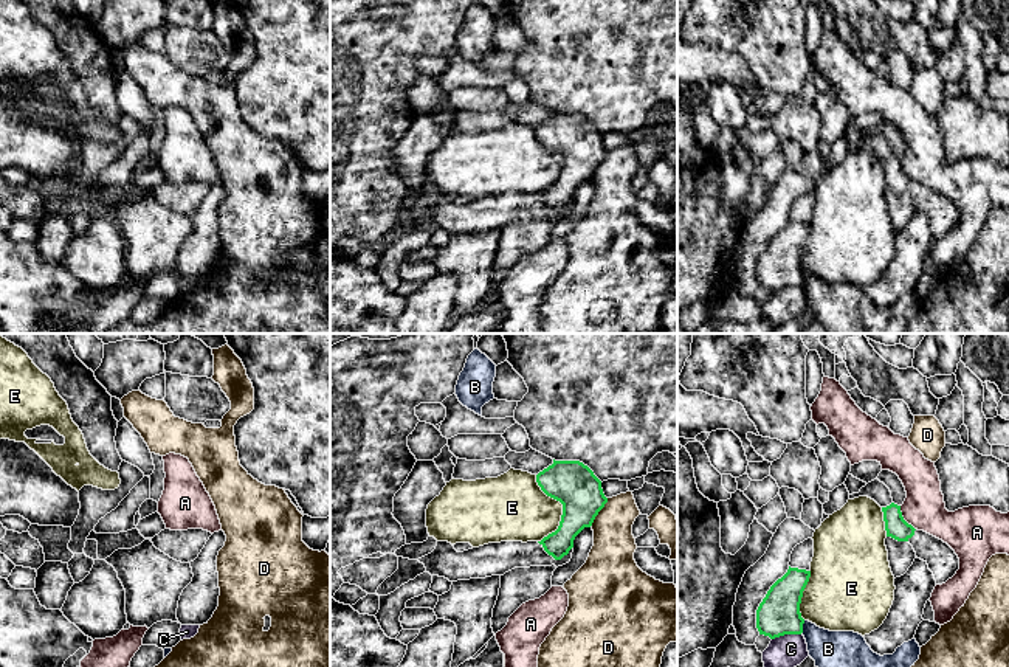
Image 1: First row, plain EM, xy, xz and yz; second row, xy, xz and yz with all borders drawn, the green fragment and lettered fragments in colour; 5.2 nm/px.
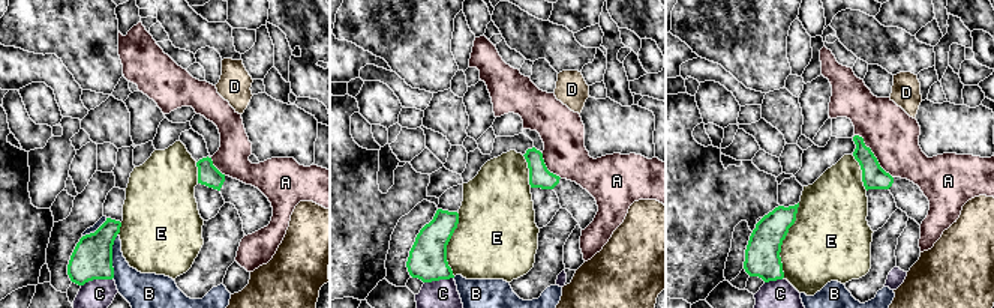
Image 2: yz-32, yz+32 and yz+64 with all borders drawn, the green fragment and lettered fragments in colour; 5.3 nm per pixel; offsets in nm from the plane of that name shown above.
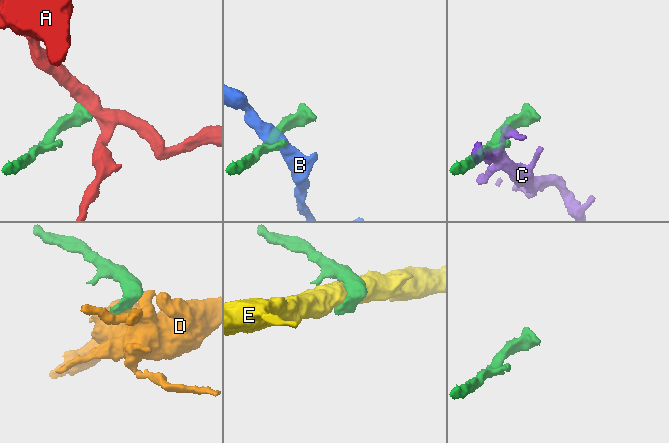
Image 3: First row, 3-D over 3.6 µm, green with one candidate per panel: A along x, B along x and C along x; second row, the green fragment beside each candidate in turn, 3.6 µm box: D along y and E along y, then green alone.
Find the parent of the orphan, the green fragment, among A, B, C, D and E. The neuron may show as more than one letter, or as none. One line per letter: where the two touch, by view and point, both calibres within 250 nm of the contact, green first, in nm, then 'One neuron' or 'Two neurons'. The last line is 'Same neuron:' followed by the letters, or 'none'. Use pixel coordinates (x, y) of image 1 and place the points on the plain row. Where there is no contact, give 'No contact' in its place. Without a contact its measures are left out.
A: Touches green at yz (902, 171). Thickness 120 nm (green) against 220 nm. Two neurons
B: Touches green at yz (802, 279). Thickness 220 nm (green) against 260 nm. Two neurons
C: Touches green at yz (786, 286). Thickness 220 nm (green) against 180 nm. Two neurons
D: Touches green at xz (599, 163). Thickness 240 nm (green) against 220 nm. Two neurons
E: Touches green at xz (563, 160). Thickness 240 nm (green) against 340 nm. Two neurons
Same neuron: none

